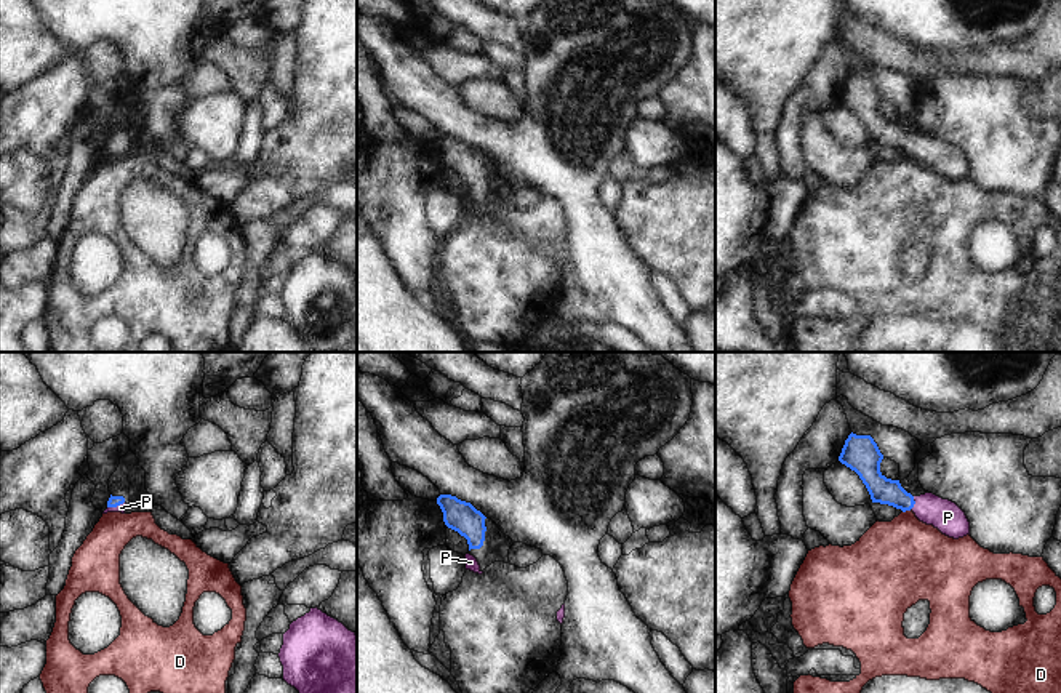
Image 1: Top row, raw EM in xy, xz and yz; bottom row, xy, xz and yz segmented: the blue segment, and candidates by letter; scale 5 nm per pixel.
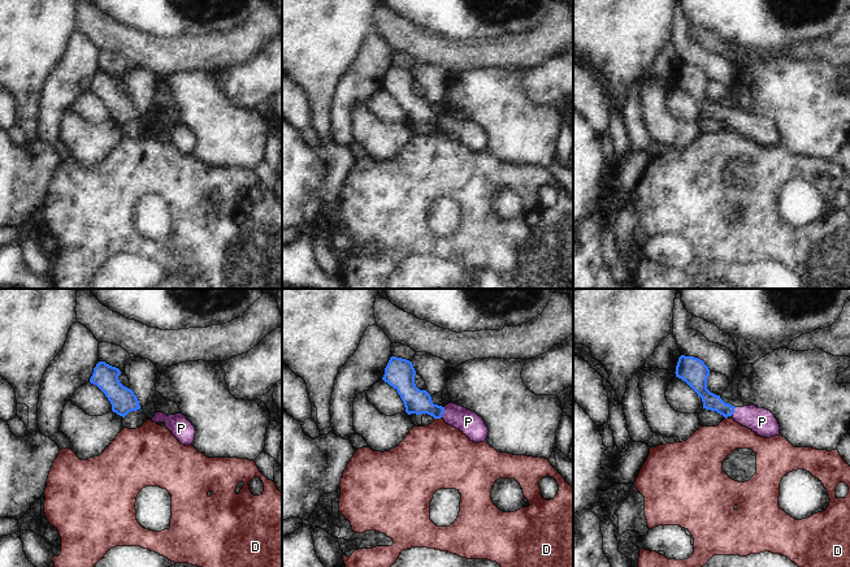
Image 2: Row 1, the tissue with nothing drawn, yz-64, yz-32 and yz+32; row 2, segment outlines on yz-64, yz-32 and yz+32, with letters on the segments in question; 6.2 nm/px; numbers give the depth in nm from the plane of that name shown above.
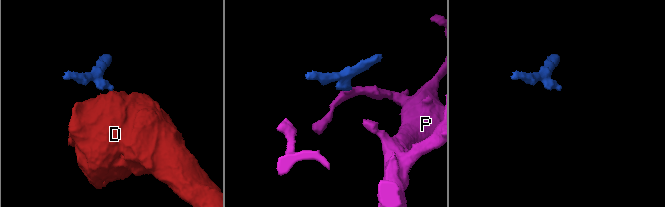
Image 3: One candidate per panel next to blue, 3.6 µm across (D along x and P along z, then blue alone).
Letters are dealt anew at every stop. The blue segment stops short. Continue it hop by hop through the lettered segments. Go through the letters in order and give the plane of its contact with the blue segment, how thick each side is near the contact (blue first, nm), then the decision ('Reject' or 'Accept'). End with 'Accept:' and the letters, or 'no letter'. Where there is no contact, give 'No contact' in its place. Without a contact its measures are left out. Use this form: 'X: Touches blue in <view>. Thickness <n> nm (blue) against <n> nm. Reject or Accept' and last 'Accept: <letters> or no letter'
D: Touches blue in yz. Thickness 130 nm (blue) against 420 nm. Reject
P: Touches blue in yz. Thickness 130 nm (blue) against 160 nm. Accept
Accept: P.

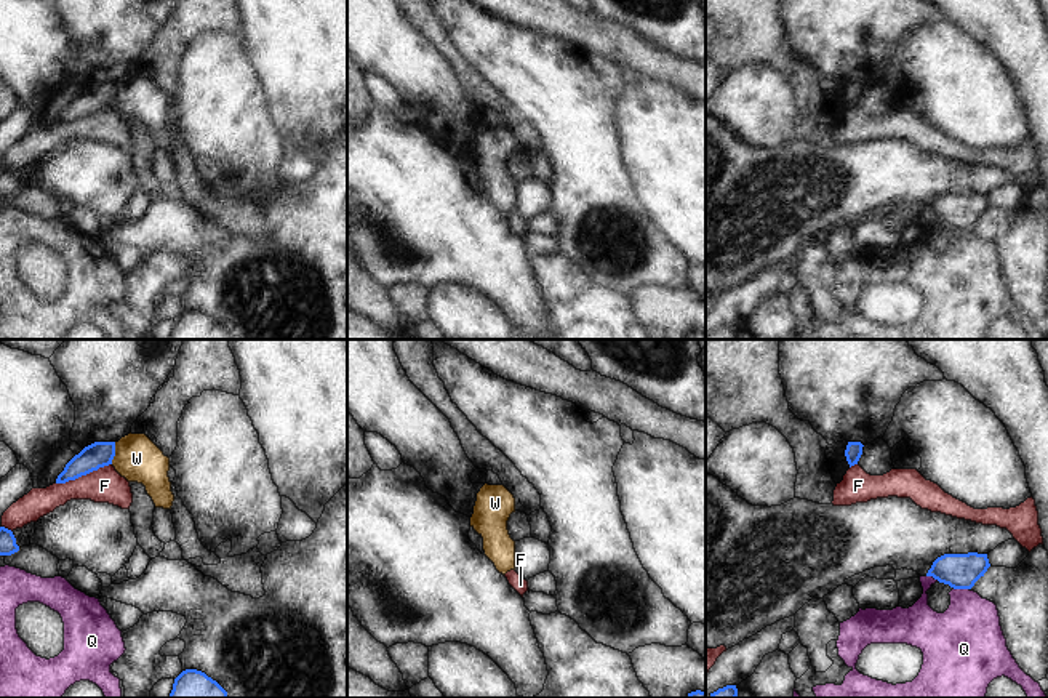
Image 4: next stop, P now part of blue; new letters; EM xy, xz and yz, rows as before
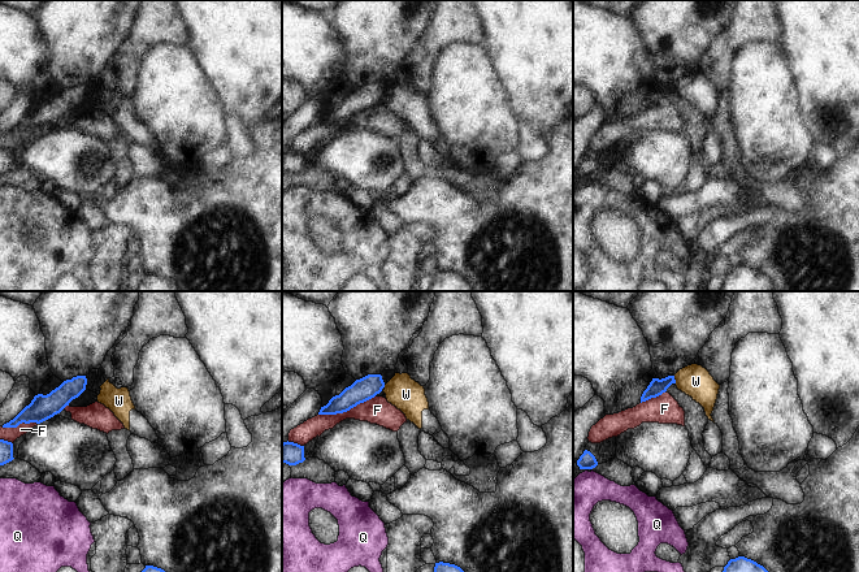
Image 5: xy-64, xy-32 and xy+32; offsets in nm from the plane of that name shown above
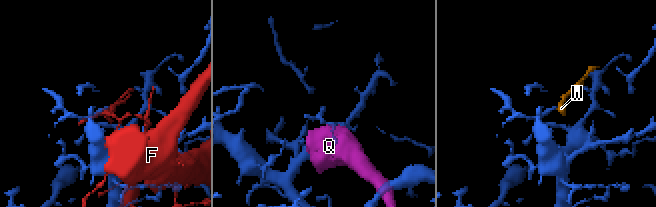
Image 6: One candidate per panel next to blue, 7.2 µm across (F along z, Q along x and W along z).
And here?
F: Touches blue in xy. Thickness 130 nm (blue) against 180 nm. Reject
Q: Touches blue in yz. Thickness 180 nm (blue) against 360 nm. Reject
W: Touches blue in xy. Thickness 130 nm (blue) against 220 nm. Reject
Accept: no letter.

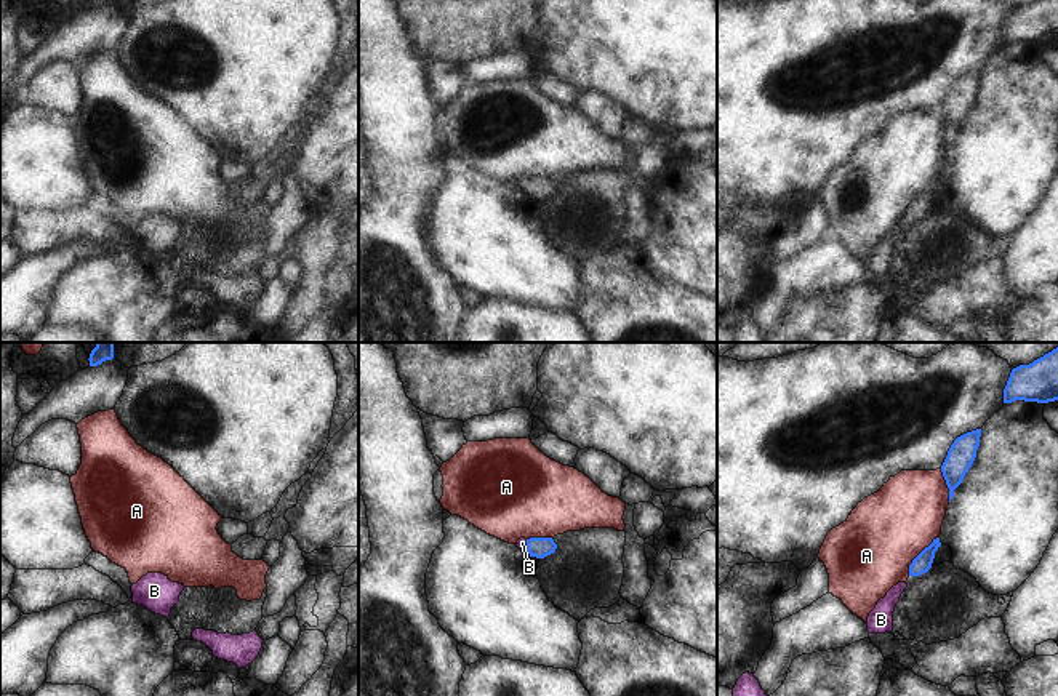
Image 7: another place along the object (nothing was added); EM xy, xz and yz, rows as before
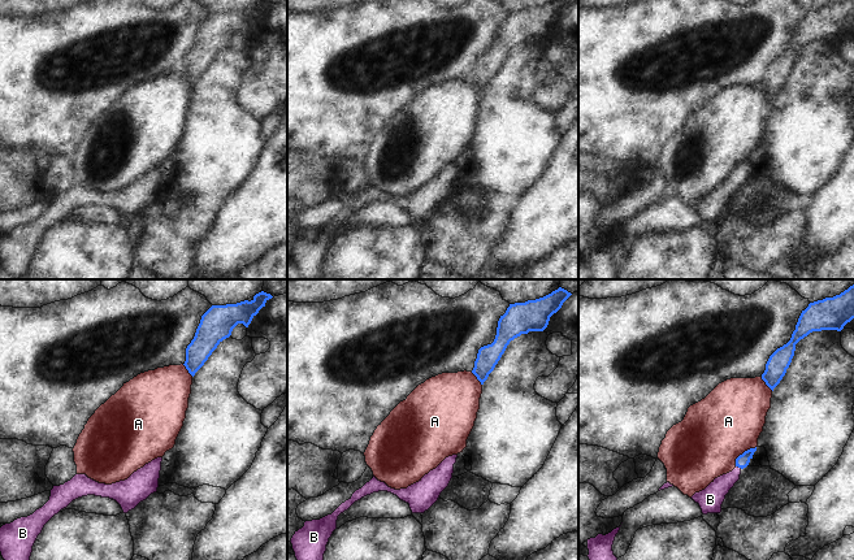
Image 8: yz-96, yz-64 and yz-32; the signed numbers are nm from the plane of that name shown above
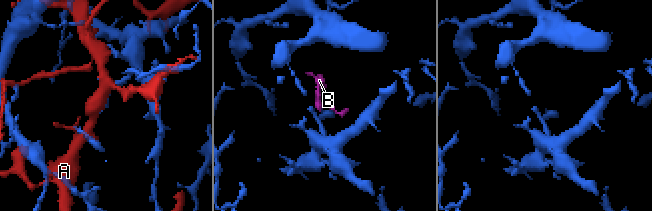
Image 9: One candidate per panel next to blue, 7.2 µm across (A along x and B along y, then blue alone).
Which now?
A: Touches blue in yz. Thickness 90 nm (blue) against 400 nm. Reject
B: Touches blue in xz. Thickness 110 nm (blue) against 50 nm. Accept
Accept: B.

